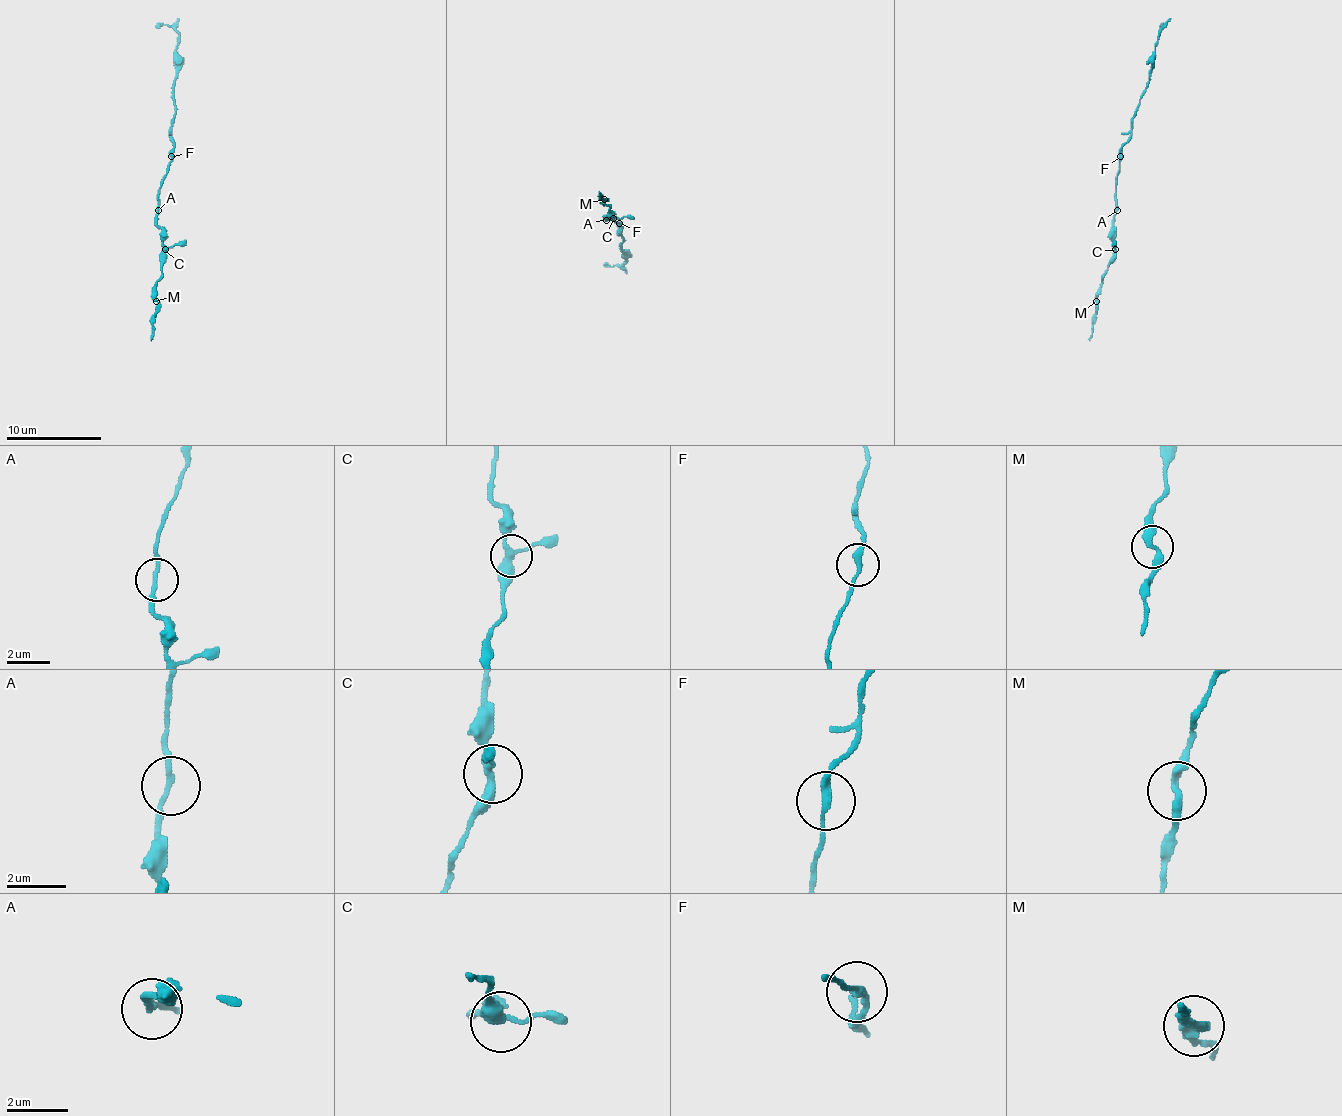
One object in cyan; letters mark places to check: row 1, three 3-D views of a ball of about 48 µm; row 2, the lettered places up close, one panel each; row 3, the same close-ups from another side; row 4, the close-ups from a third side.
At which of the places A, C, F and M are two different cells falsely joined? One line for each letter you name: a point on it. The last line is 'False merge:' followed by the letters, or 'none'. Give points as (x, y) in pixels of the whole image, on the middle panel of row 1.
False merge: none

